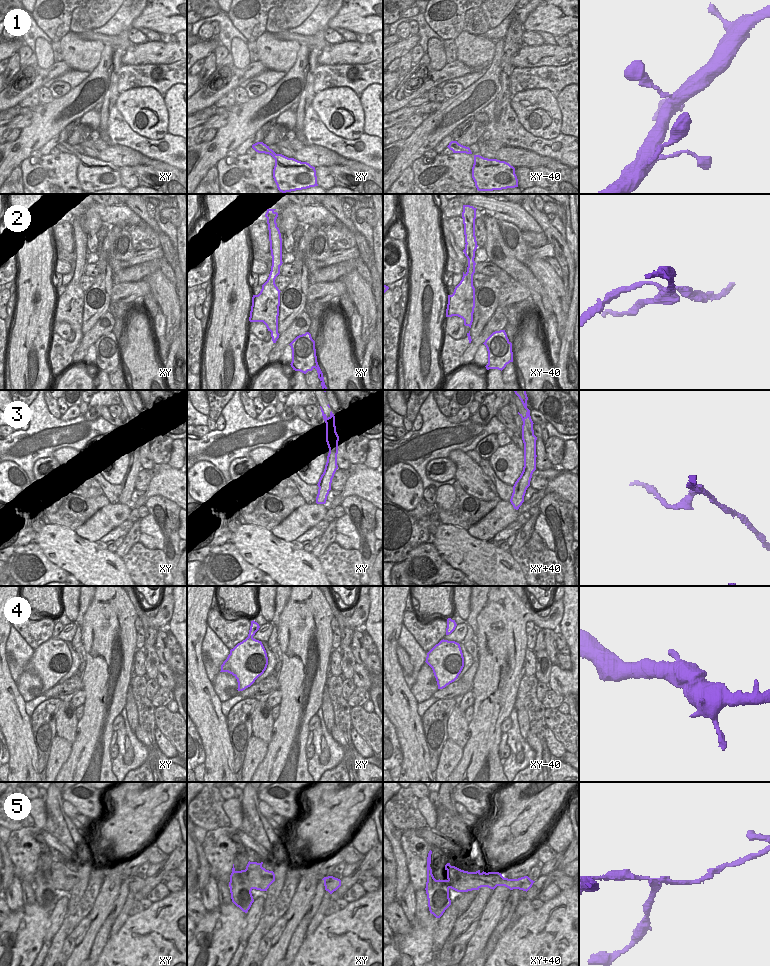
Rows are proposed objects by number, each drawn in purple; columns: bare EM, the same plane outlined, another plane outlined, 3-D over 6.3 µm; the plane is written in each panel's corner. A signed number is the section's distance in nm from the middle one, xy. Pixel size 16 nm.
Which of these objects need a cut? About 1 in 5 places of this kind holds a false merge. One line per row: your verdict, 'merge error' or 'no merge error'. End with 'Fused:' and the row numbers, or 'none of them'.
1: no merge error
2: merge error
3: merge error
4: no merge error
5: merge error
Fused: 2, 3, 5

